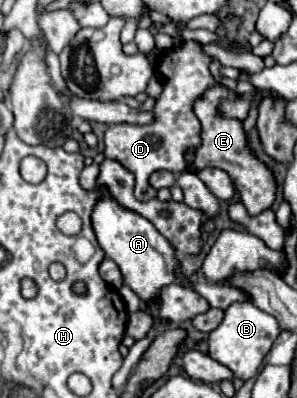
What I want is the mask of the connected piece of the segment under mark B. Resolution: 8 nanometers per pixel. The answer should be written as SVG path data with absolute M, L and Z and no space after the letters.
M248 300L234 302L224 310L224 318L218 324L218 328L214 328L208 336L210 358L224 364L226 368L232 370L236 378L246 382L258 372L260 364L264 362L264 356L270 352L278 334L280 334L280 326L272 314L262 312Z

